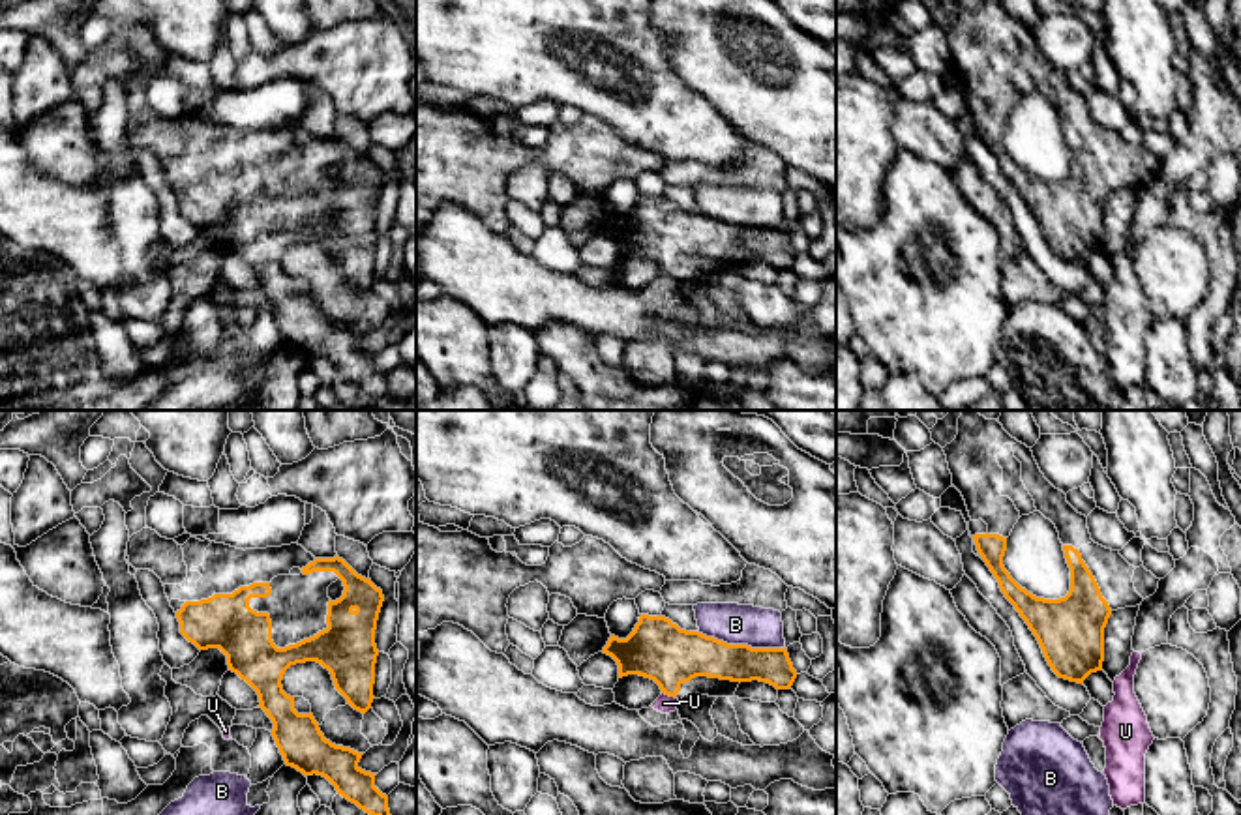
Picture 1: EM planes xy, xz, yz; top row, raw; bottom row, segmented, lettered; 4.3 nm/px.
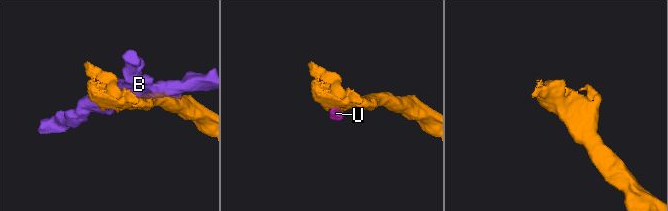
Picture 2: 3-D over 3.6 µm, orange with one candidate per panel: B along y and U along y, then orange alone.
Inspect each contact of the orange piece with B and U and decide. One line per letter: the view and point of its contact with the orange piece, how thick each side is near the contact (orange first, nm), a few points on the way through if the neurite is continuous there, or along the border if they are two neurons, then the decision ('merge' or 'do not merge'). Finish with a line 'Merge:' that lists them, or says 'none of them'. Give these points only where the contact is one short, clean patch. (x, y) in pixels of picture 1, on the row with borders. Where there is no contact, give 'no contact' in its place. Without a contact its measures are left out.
B: meets orange in xz at (741, 645); 200 nm thick on the orange side, 180 nm on the other; do not merge
U: meets orange in xz at (668, 694); 260 nm thick on the orange side, 80 nm on the other; border along xz (662, 692), (673, 697); do not merge
Merge: none of them

